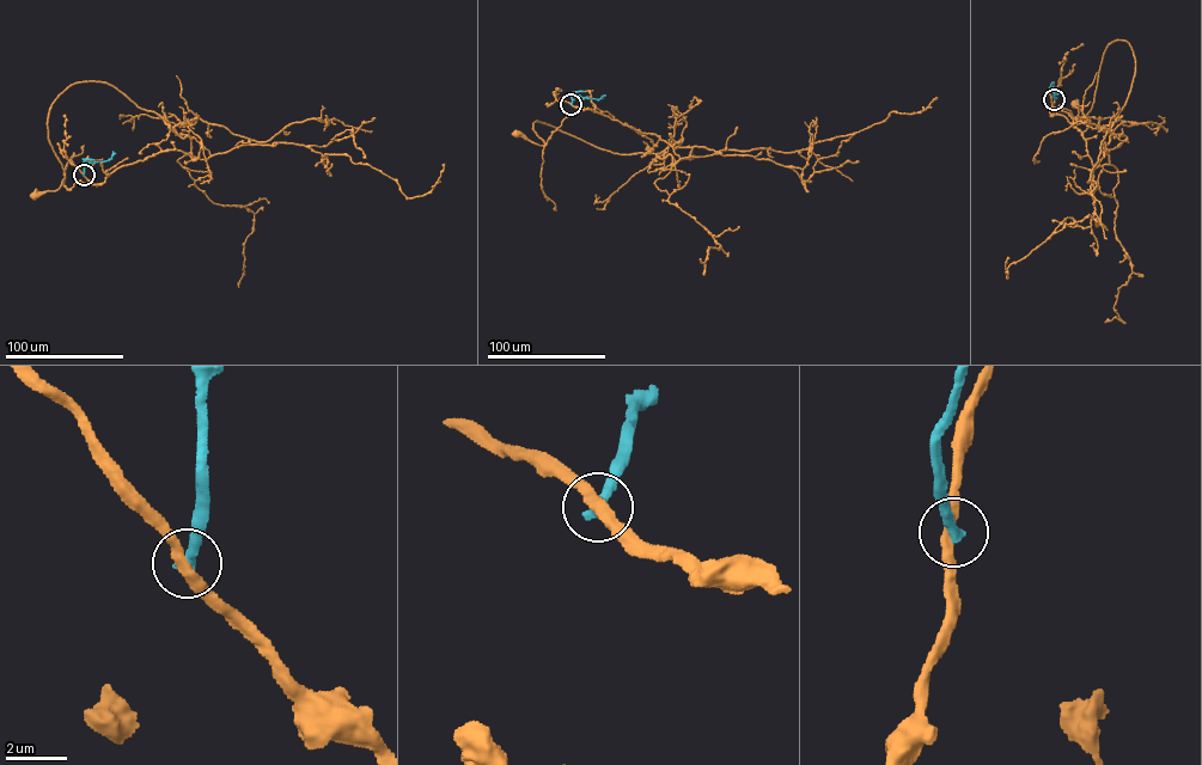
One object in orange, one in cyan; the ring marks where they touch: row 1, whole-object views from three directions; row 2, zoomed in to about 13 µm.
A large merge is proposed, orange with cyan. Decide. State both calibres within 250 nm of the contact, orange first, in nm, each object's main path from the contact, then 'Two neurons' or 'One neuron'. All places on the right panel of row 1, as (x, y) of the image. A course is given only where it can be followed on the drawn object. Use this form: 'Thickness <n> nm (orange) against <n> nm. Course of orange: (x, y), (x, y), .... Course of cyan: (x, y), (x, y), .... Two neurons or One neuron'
Thickness 340 nm (orange) against 360 nm. Course of orange: (1054, 99), (1051, 116), (1081, 133), (1112, 123), (1134, 75), (1129, 43), (1106, 48), (1087, 114), (1074, 103). Course of cyan: (1054, 99), (1053, 84), (1055, 98), (1059, 93). Two neurons

